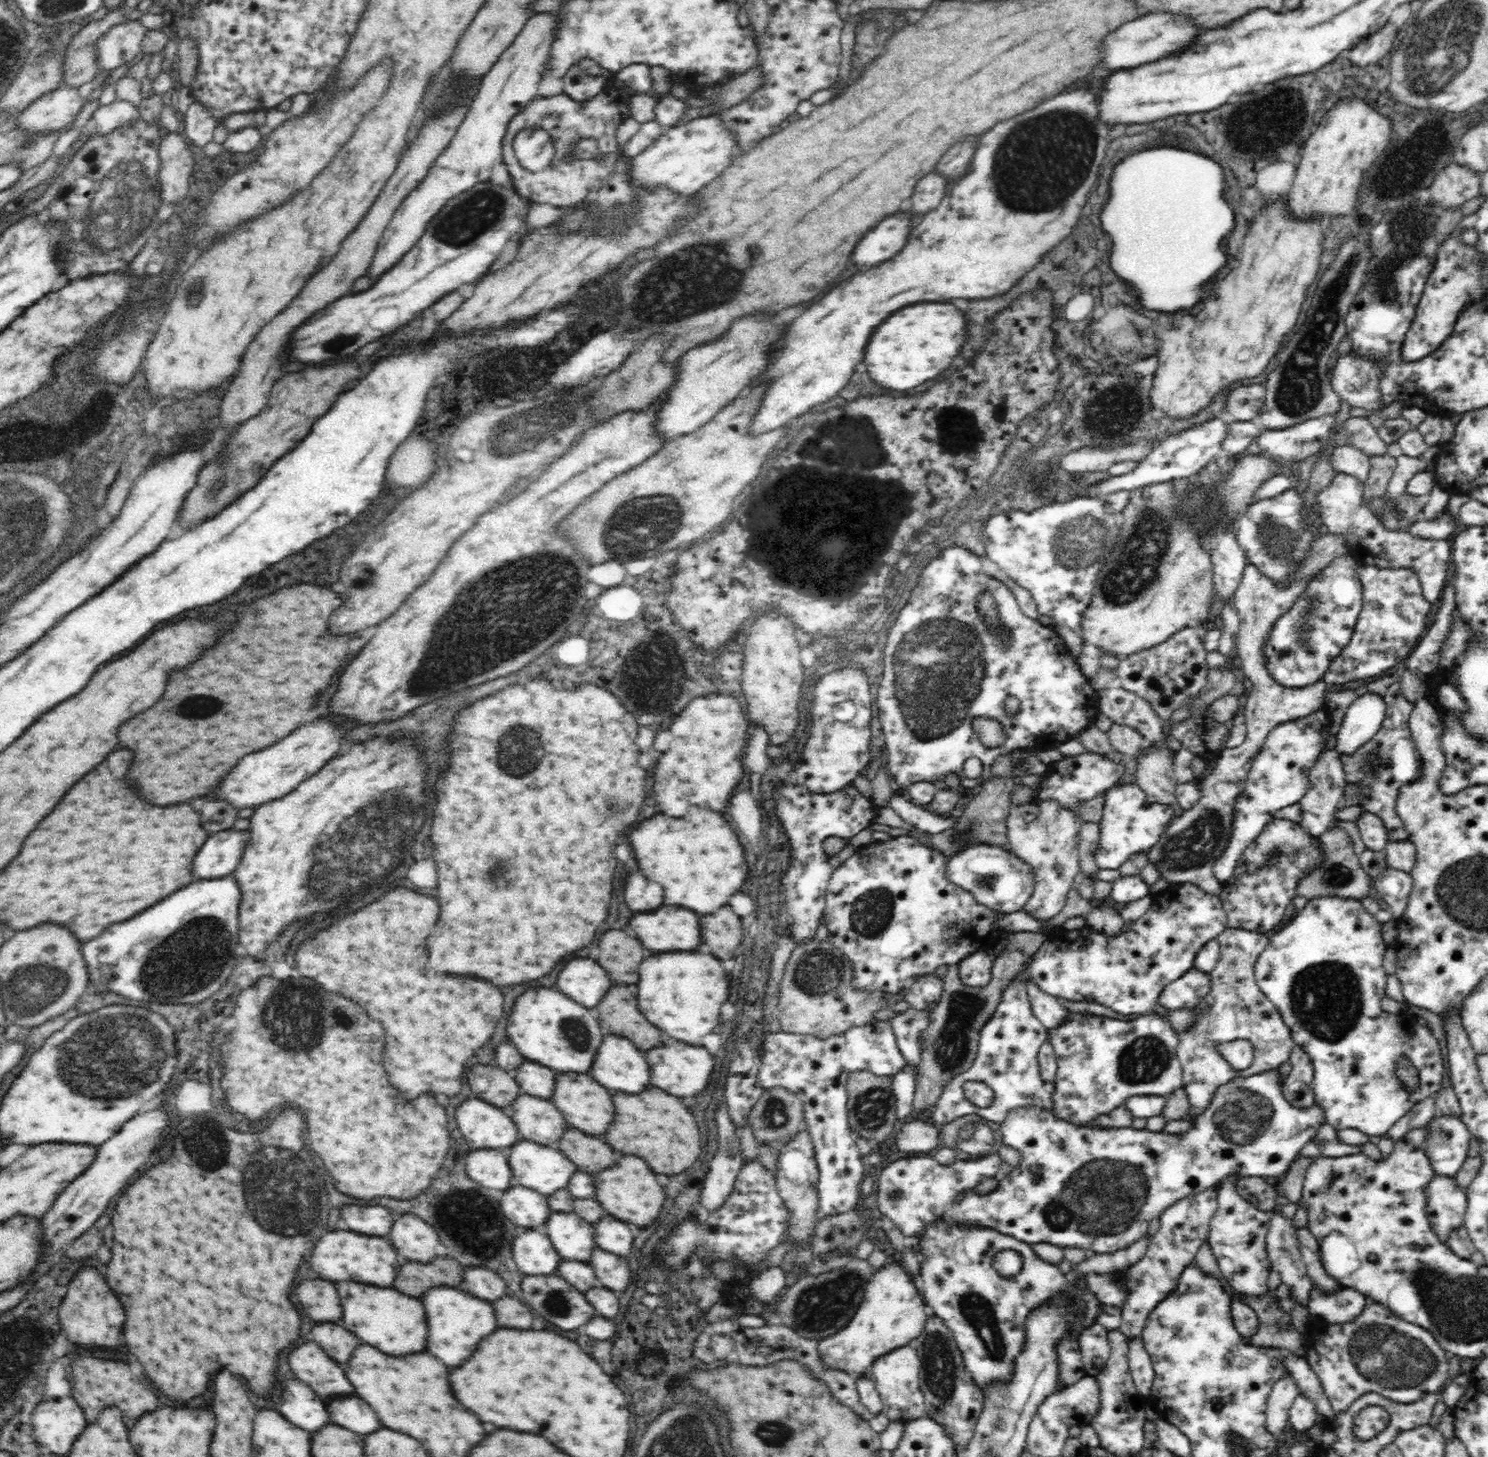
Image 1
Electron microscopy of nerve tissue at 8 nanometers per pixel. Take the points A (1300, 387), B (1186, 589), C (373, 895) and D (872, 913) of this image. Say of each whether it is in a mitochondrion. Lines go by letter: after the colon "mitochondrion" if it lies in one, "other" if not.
A: mitochondrion
B: mitochondrion
C: mitochondrion
D: mitochondrion

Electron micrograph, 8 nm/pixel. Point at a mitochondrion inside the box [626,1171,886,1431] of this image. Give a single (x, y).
(820, 1307)

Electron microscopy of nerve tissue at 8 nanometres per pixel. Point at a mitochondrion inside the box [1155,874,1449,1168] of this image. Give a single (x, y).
(1326, 998)

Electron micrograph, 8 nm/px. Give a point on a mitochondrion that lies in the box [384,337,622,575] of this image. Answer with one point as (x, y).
(520, 430)

